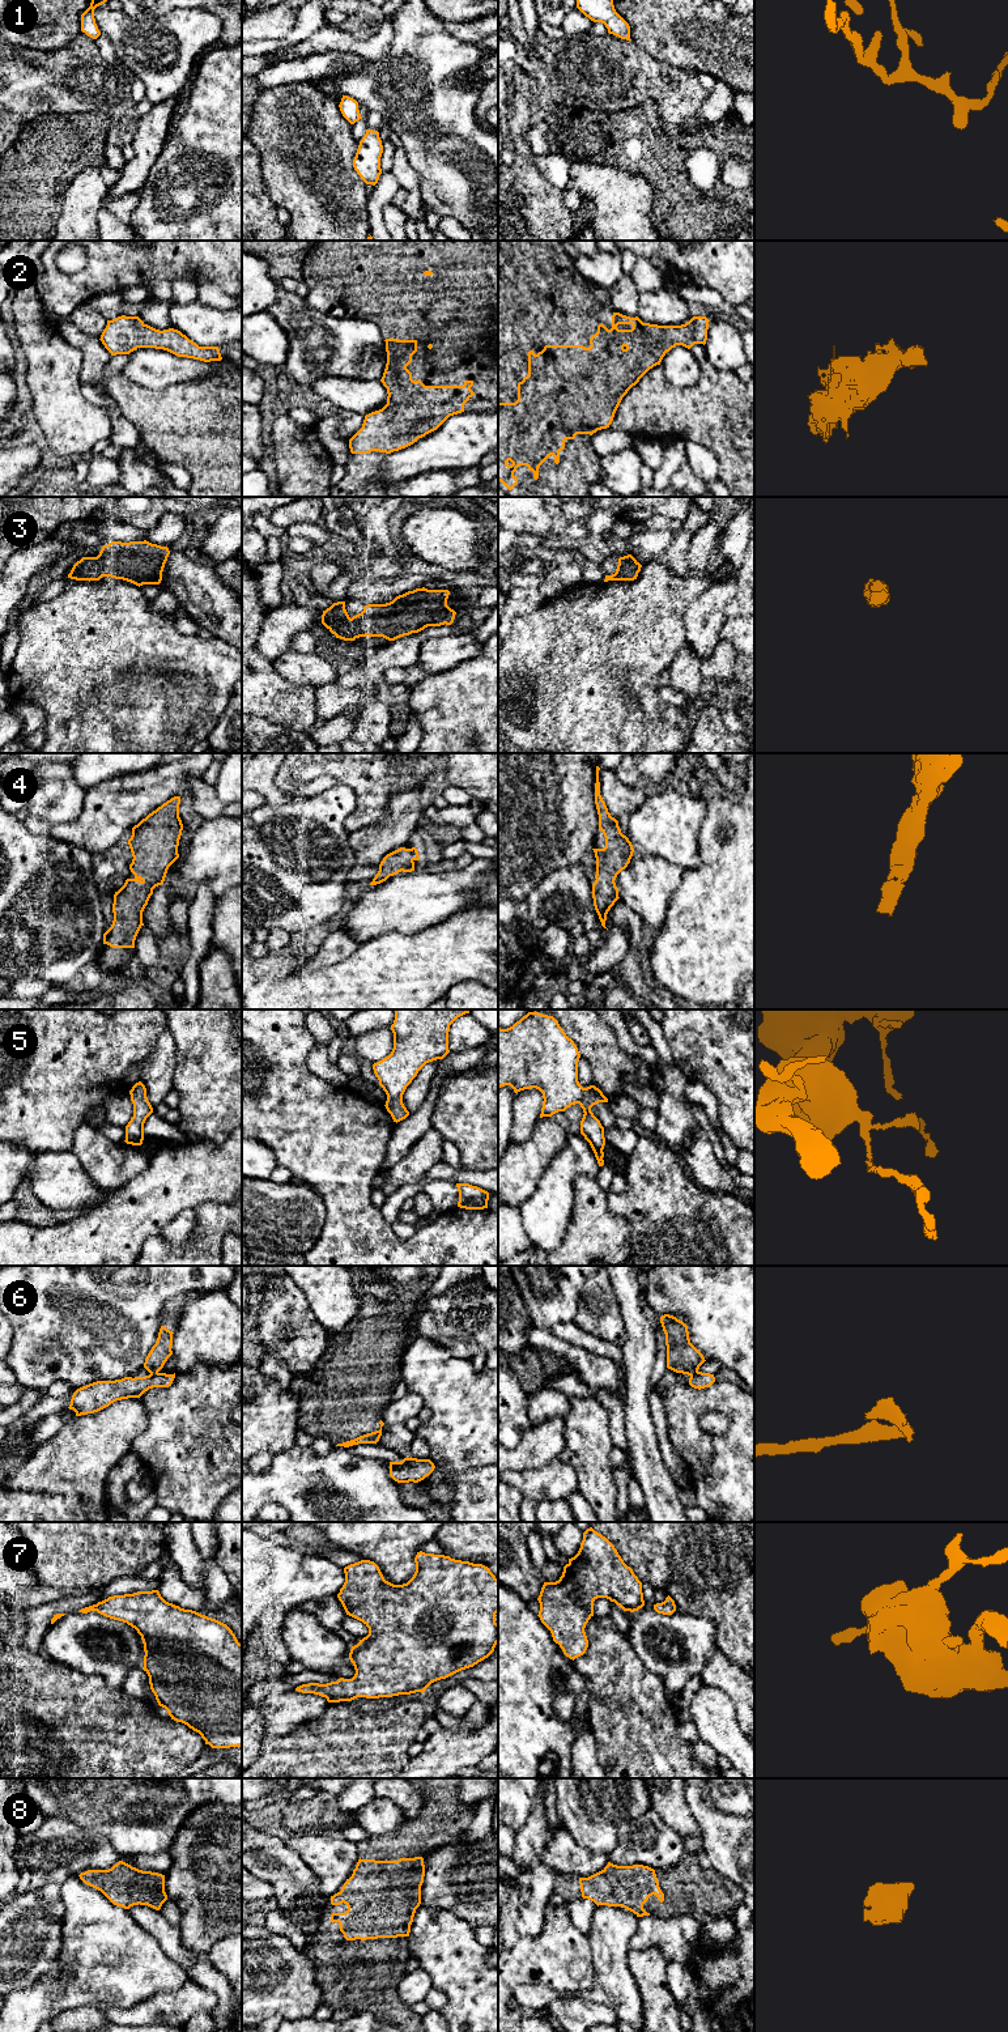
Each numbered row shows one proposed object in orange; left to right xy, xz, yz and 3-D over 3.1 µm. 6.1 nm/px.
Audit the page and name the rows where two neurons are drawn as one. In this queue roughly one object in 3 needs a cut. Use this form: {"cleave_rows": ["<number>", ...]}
{"cleave_rows": ["6"]}

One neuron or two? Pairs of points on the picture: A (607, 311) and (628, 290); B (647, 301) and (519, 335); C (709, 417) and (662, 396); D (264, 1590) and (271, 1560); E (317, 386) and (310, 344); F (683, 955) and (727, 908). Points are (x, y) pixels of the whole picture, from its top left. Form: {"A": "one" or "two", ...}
{"A": "two", "B": "two", "C": "one", "D": "one", "E": "two", "F": "one"}

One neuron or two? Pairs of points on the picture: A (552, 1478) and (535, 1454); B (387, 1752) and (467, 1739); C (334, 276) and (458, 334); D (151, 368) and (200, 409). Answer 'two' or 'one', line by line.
A: two
B: two
C: one
D: two

